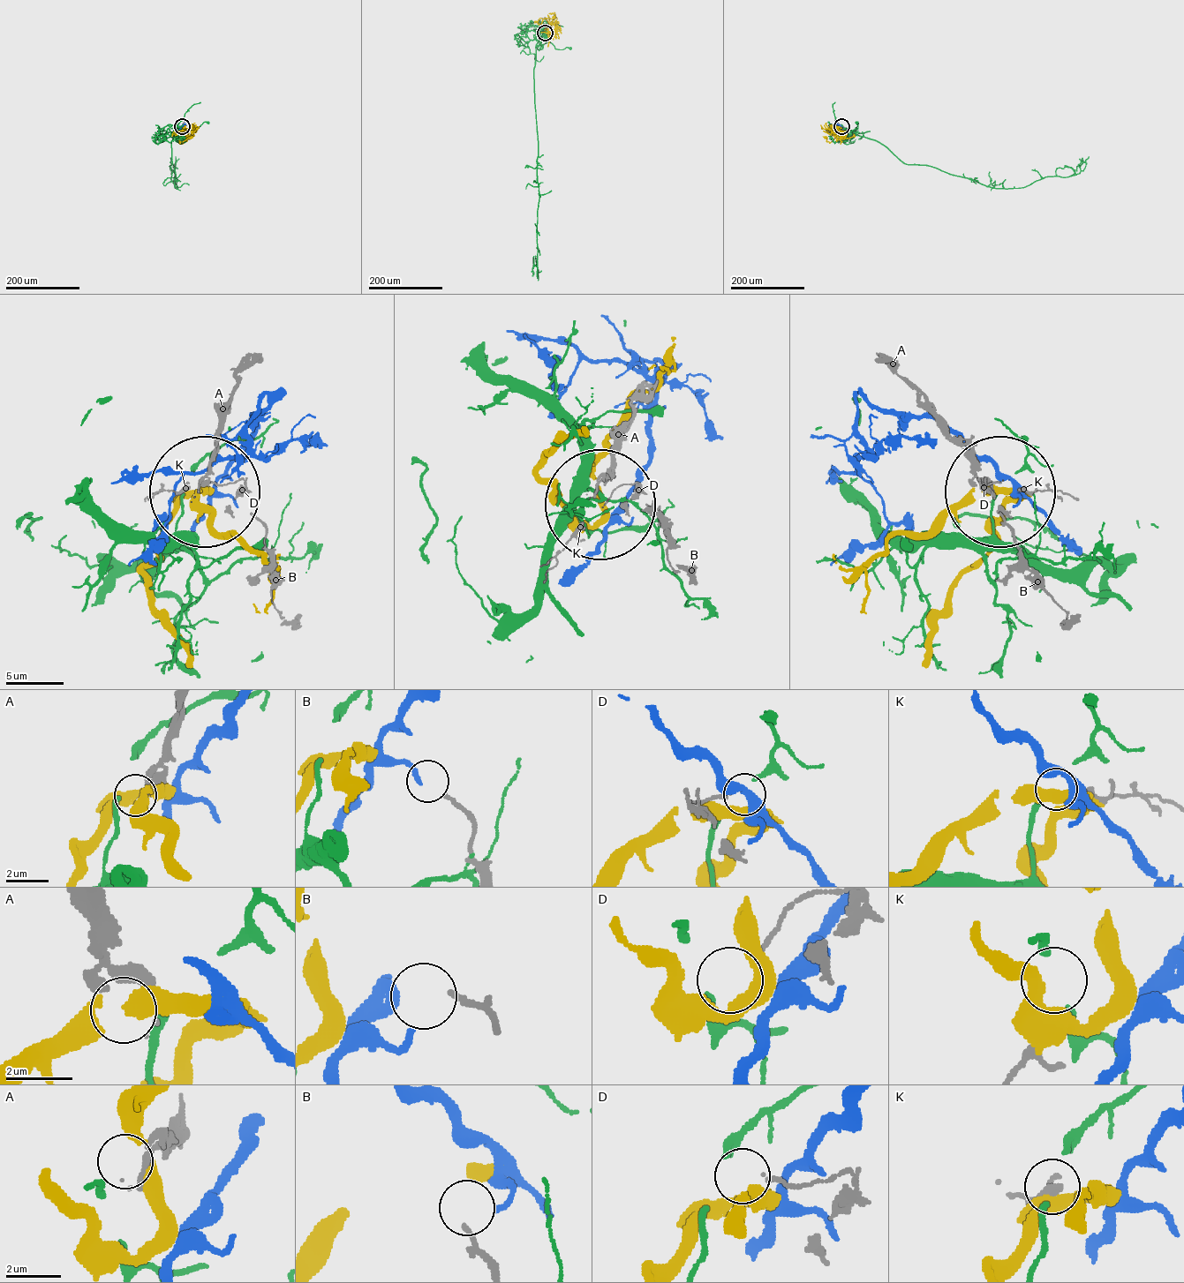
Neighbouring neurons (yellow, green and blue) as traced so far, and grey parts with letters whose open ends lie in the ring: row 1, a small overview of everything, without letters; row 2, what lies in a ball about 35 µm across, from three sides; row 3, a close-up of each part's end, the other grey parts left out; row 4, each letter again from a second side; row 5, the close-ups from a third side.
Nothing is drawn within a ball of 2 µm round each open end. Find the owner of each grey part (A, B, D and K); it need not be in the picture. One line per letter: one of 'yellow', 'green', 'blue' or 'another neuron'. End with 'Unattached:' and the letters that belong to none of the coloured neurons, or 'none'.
A: another neuron
B: blue
D: green
K: another neuron
Unattached: A, K

